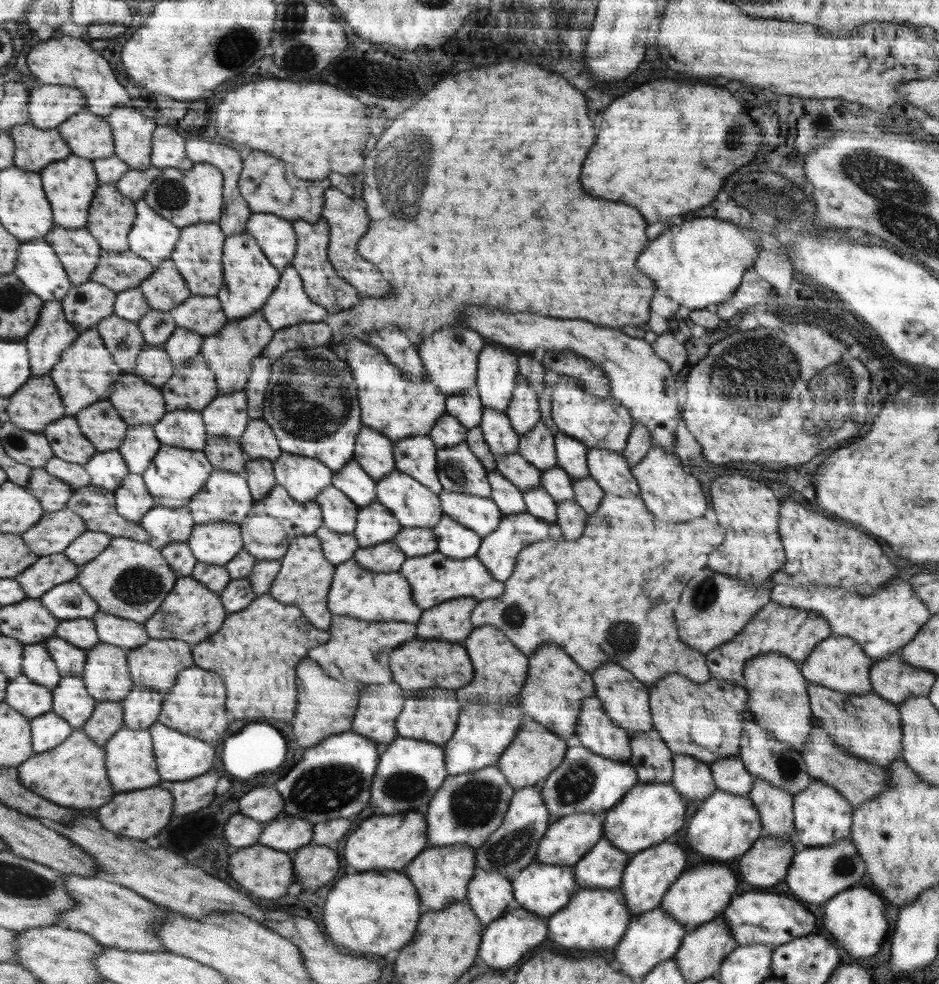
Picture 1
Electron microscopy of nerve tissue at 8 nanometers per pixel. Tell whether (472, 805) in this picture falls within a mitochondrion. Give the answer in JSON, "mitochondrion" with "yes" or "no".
{"mitochondrion":"yes"}

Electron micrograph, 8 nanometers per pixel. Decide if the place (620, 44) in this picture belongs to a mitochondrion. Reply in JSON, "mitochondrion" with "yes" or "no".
{"mitochondrion":"no"}

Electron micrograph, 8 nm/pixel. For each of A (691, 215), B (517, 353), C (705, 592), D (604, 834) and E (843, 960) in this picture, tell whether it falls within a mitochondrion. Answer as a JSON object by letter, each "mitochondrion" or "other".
{"A":"other","B":"other","C":"mitochondrion","D":"other","E":"other"}

